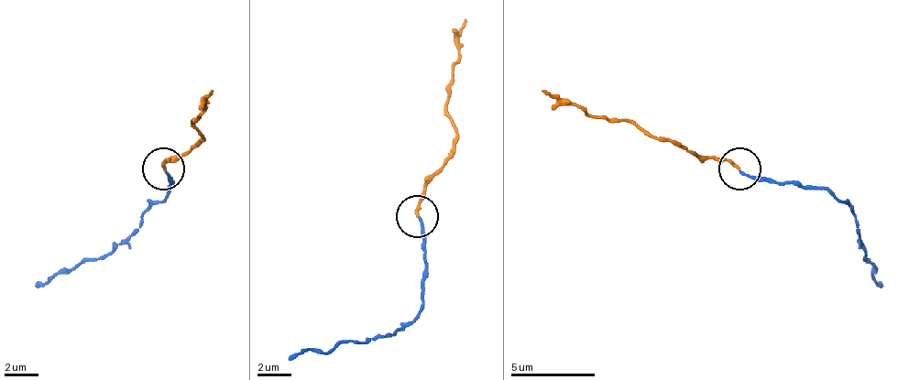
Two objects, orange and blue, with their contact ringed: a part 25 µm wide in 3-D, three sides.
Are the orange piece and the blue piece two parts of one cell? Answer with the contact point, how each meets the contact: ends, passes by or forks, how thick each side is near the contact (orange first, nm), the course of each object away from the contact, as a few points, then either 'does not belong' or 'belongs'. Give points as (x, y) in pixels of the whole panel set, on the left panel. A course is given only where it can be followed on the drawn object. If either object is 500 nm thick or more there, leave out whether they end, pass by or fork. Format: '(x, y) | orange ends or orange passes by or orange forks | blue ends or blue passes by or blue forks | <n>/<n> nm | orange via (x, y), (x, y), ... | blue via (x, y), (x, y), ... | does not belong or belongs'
(163, 168) | orange ends | blue ends | 160/120 nm | orange via (164, 167), (169, 158), (202, 137), (193, 121), (211, 92) | blue via (164, 171), (172, 184), (169, 192), (143, 213), (105, 255), (84, 259), (34, 285) | belongs

